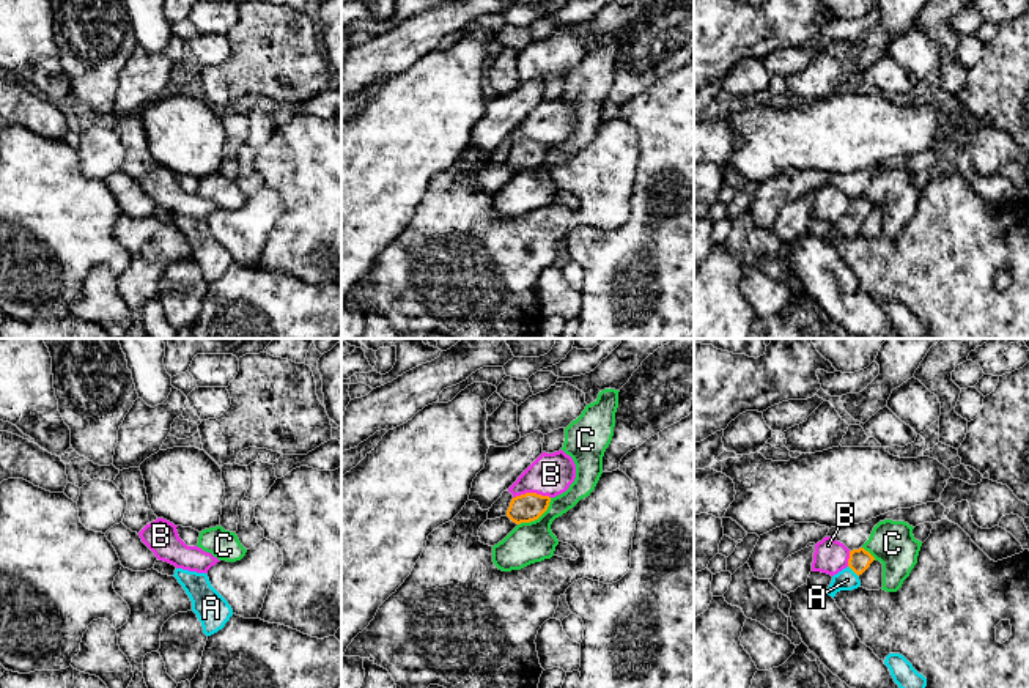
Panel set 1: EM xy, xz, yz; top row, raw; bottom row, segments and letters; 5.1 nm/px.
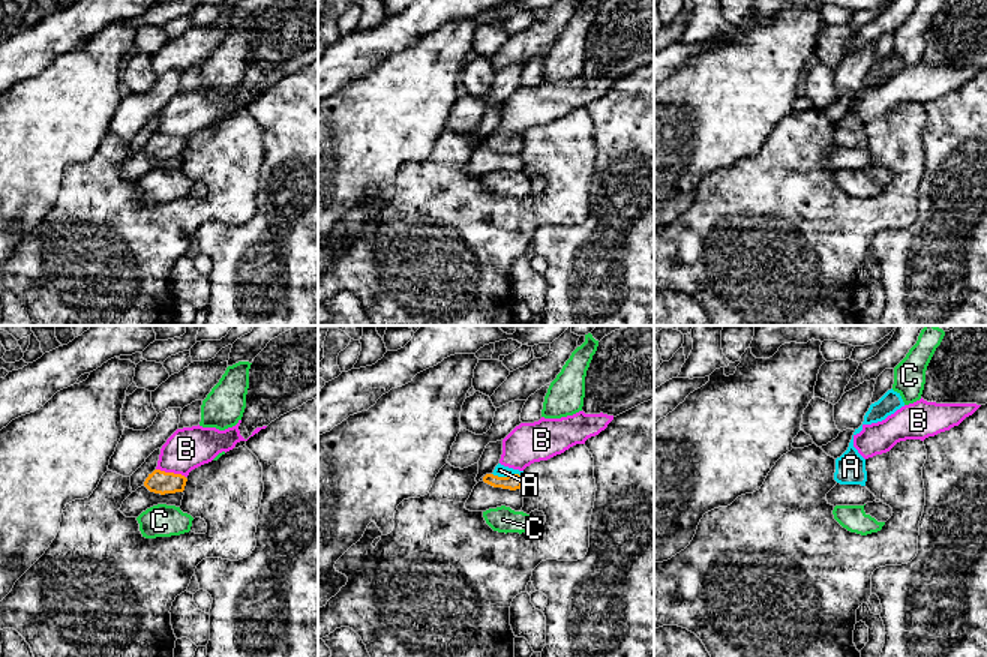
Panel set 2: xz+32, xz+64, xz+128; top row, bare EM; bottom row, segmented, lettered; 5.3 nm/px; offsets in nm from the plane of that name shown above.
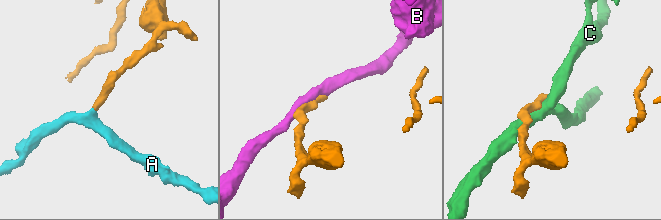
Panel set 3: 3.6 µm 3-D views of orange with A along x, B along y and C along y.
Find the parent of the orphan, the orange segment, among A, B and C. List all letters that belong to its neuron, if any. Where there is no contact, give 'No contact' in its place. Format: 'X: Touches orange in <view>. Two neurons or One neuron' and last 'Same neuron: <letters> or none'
A: Touches orange in yz. One neuron
B: Touches orange in xz. Two neurons
C: Touches orange in xz. Two neurons
Same neuron: A

